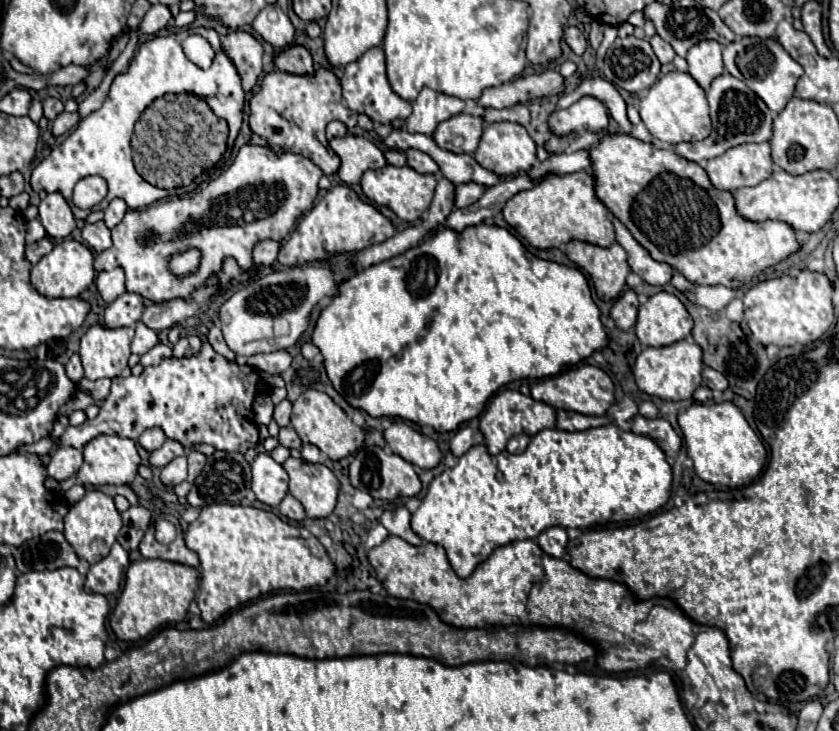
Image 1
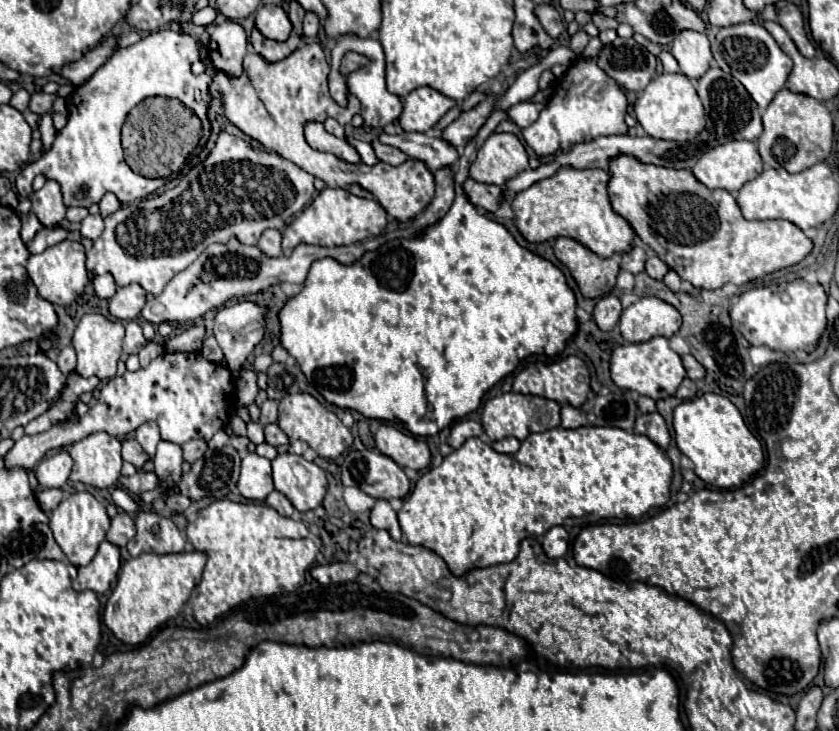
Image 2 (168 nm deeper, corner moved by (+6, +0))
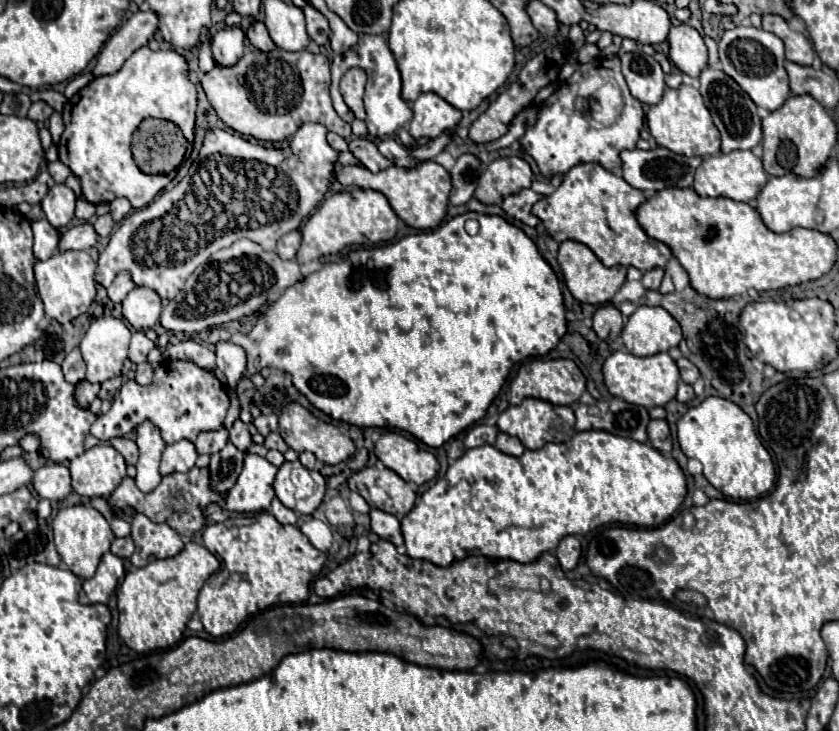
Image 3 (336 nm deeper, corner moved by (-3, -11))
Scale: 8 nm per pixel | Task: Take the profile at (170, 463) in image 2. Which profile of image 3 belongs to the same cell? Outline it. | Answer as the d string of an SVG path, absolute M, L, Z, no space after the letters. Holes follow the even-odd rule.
M178 441L176 445L166 445L162 453L162 463L160 463L160 473L170 475L174 471L186 473L188 469L194 467L196 463L196 449L192 441Z

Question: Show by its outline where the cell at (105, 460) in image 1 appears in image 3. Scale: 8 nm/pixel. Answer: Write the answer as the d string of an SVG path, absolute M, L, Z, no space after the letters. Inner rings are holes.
M104 443L70 461L72 489L80 497L108 497L126 477L124 457Z

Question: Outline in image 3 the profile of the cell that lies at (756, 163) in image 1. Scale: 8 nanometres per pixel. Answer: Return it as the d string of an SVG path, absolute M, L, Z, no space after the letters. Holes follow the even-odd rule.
M732 151L732 153L718 153L712 157L706 157L700 163L700 169L696 169L694 175L694 191L700 197L728 197L734 201L752 201L760 193L760 189L766 185L768 177L762 167L762 161L752 155L752 151Z

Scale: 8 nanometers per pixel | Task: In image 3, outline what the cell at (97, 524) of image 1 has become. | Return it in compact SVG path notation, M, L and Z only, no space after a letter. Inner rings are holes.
M86 505L60 509L52 521L52 531L54 531L54 545L58 555L62 557L62 563L80 579L90 579L96 573L102 555L110 549L110 543L114 541L114 533L104 515L94 507Z

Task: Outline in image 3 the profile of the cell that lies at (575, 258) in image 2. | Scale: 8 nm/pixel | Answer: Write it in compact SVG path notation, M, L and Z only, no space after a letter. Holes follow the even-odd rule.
M562 241L558 249L558 263L566 281L566 287L580 303L592 303L592 305L604 305L610 303L612 297L618 293L622 283L626 281L626 267L604 267L598 257L578 241Z

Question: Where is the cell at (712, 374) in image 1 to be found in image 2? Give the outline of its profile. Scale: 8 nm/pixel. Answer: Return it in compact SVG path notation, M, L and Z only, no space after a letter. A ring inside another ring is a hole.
M691 354L683 356L683 366L687 370L687 378L691 378L691 380L703 380L705 378L705 368Z

